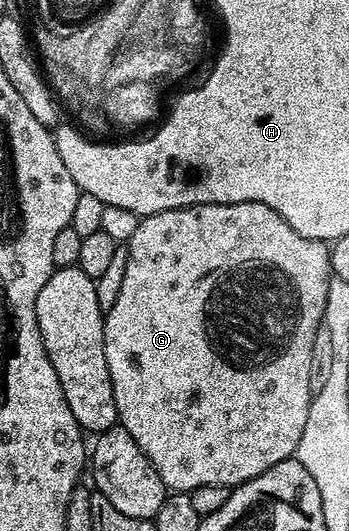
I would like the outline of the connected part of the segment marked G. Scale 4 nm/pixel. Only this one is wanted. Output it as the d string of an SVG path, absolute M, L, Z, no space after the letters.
M238 201L185 205L181 209L163 209L160 213L146 214L125 248L127 262L121 292L117 294L117 303L113 303L103 319L105 363L109 363L113 399L119 412L118 424L133 435L137 447L141 447L149 463L153 463L161 475L163 484L171 491L190 491L206 485L234 487L288 460L298 450L301 431L305 431L305 419L309 419L313 396L309 387L309 359L313 355L314 337L325 321L327 292L333 280L328 246L297 235L287 220L265 203Z

